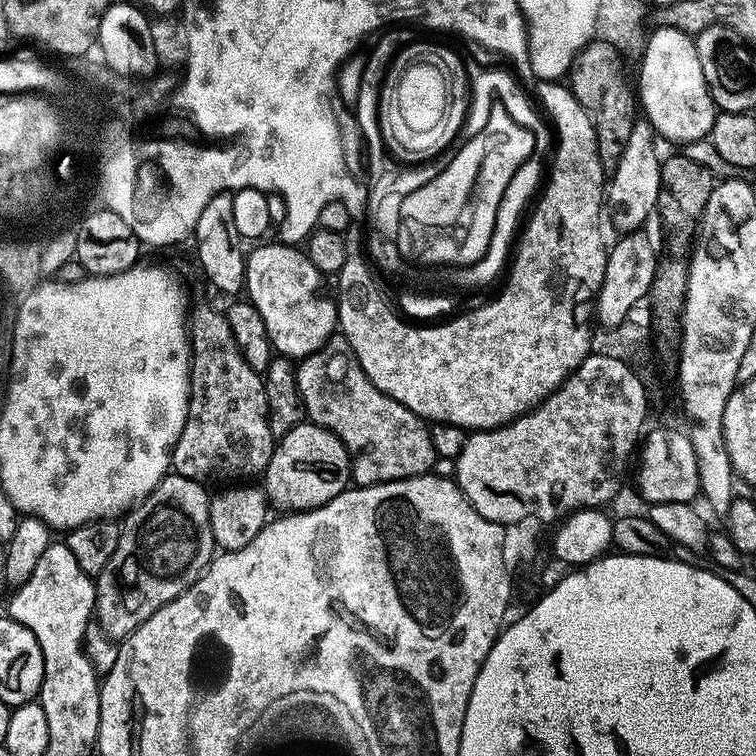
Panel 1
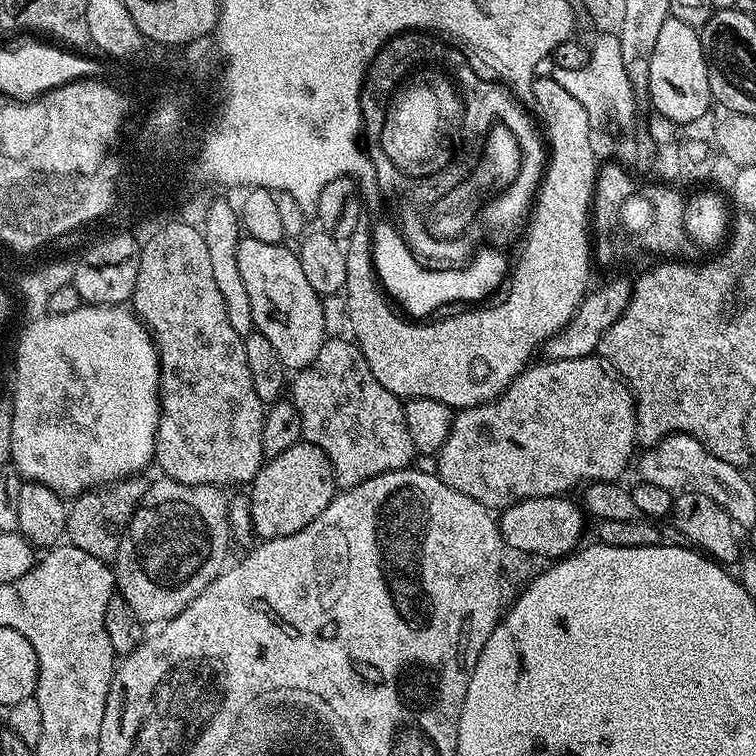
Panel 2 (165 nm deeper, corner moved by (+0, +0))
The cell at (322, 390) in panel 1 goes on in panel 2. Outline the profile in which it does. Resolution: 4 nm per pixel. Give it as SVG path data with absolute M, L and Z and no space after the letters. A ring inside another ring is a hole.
M325 339L318 354L314 354L314 362L299 369L290 380L290 399L302 418L302 437L328 455L340 490L358 486L378 474L409 467L417 455L414 442L410 442L410 430L406 430L401 397L386 390L386 386L374 378L374 370L370 370L370 362L366 362L359 344L348 340Z

